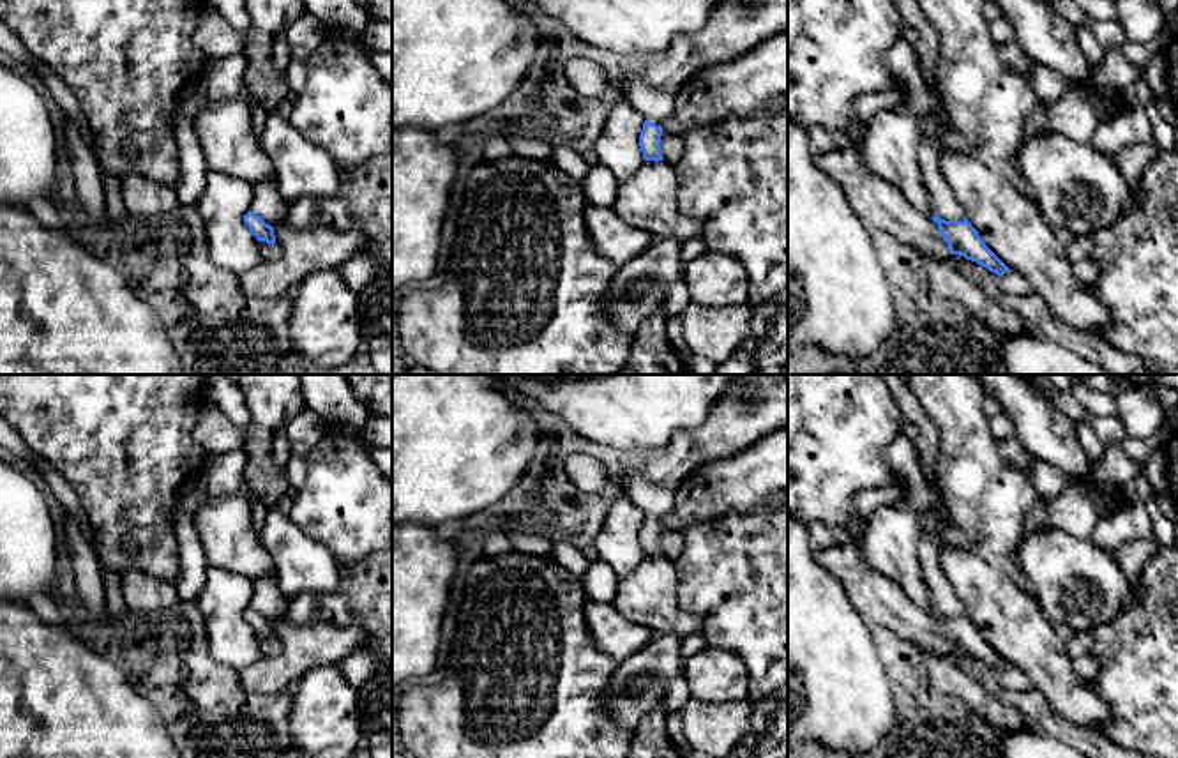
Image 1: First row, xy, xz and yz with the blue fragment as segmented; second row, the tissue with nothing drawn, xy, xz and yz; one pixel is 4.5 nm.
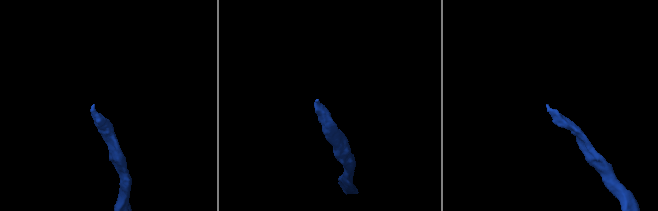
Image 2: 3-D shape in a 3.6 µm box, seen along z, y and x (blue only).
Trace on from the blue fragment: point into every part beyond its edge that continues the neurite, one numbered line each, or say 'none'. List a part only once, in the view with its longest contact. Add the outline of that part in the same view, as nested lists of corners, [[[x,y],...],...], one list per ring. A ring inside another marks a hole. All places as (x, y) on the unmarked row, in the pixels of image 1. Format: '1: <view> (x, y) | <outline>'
1: yz (878, 599) | [[[857,542],[819,550],[814,558],[844,587],[865,624],[878,624],[931,654],[948,656],[950,645],[938,620],[915,604],[895,581],[872,569]]]

